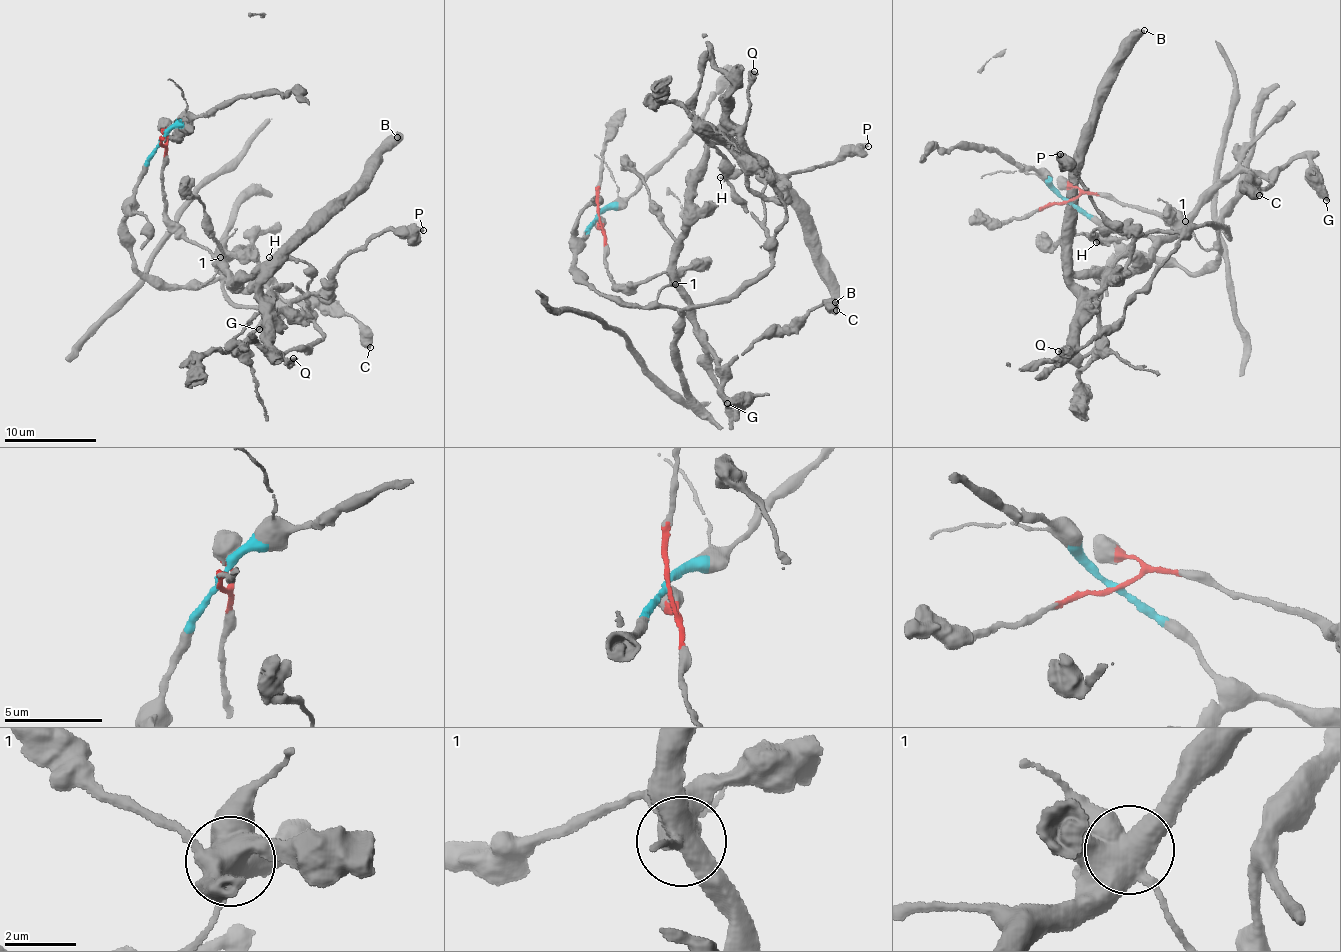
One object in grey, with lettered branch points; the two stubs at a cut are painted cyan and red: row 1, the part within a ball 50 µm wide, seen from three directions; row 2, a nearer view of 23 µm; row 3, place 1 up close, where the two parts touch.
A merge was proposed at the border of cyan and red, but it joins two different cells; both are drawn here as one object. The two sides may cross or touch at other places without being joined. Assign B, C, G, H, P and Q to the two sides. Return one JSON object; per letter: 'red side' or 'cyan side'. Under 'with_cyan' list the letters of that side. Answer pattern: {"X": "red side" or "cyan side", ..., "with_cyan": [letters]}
{"B": "red side", "C": "red side", "G": "red side", "H": "cyan side", "P": "red side", "Q": "cyan side", "with_cyan": ["H", "Q"]}

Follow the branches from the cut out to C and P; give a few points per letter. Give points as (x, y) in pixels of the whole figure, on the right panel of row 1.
C: (1067, 200), (1111, 196), (1177, 228), (1241, 172), (1269, 183), (1259, 189), (1258, 177), (1241, 182), (1259, 196)
P: (1067, 200), (1111, 196), (1174, 232), (1139, 267), (1070, 276), (1080, 286), (1102, 290), (1134, 236), (1059, 153)

